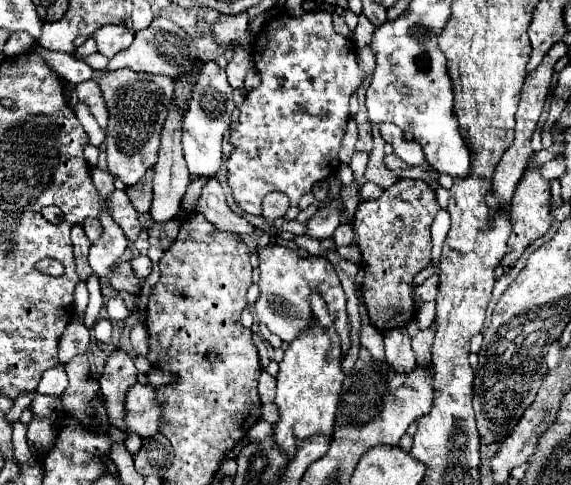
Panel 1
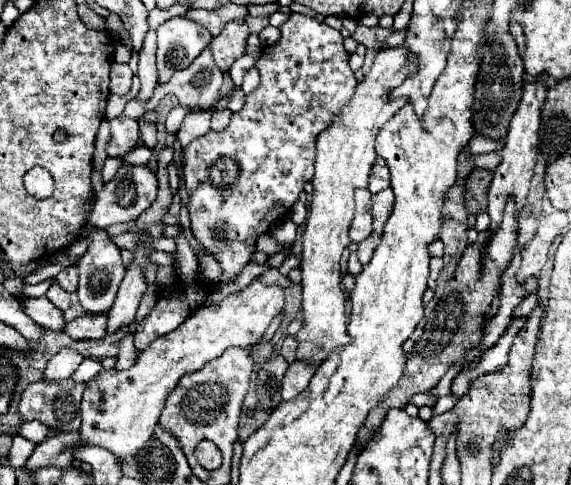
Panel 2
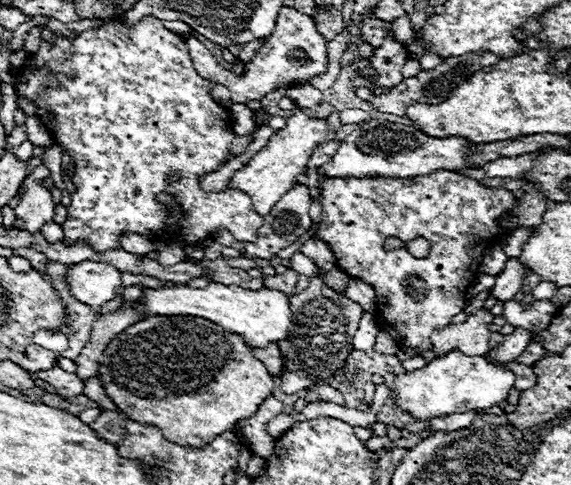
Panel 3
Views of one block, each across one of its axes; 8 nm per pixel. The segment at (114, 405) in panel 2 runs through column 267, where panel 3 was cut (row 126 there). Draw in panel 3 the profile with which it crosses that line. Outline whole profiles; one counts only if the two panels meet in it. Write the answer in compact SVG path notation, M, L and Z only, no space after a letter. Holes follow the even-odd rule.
M296 112L294 116L288 118L286 126L282 130L278 130L268 140L268 144L242 170L238 170L232 176L228 186L250 194L254 210L260 216L266 216L272 210L272 206L290 188L294 188L294 184L298 184L298 178L306 174L308 160L310 160L312 152L316 150L316 146L320 146L324 142L330 142L330 140L338 140L338 132L330 130L328 122L324 118L310 118L304 112Z

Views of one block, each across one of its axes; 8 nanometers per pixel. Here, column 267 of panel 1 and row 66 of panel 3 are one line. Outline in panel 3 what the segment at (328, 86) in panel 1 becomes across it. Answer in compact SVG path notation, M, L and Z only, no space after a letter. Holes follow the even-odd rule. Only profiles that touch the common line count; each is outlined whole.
M146 16L142 18L136 26L128 28L122 22L110 22L102 28L92 28L82 32L80 36L74 38L60 38L54 36L54 46L50 48L44 40L40 42L40 50L36 54L30 54L26 64L22 66L22 80L24 84L16 86L16 94L18 96L26 96L30 100L34 100L38 104L38 118L48 126L48 130L52 132L54 138L58 138L60 146L72 156L72 164L74 164L74 176L72 176L72 184L74 184L74 192L70 194L72 204L66 206L68 210L68 218L62 224L64 230L64 240L66 242L86 242L88 246L92 246L98 252L106 252L106 250L116 250L122 248L120 246L120 236L124 232L132 232L132 234L142 234L142 236L156 236L156 238L166 238L166 240L174 240L180 246L188 248L194 246L200 240L212 238L214 232L218 230L228 230L238 242L254 242L254 238L258 238L258 226L262 226L262 216L258 216L252 210L252 200L248 194L244 194L242 190L232 190L232 188L224 188L220 192L204 192L200 188L200 180L204 176L208 176L210 172L214 172L220 164L224 164L224 160L230 156L230 144L236 138L236 132L232 130L230 124L230 114L226 112L224 106L218 106L218 102L212 98L212 88L216 86L210 80L204 80L190 58L188 46L182 40L182 36L166 30L158 18L154 16ZM176 172L180 178L176 182L168 182L168 174ZM158 194L170 194L174 196L174 204L160 204L156 200Z

